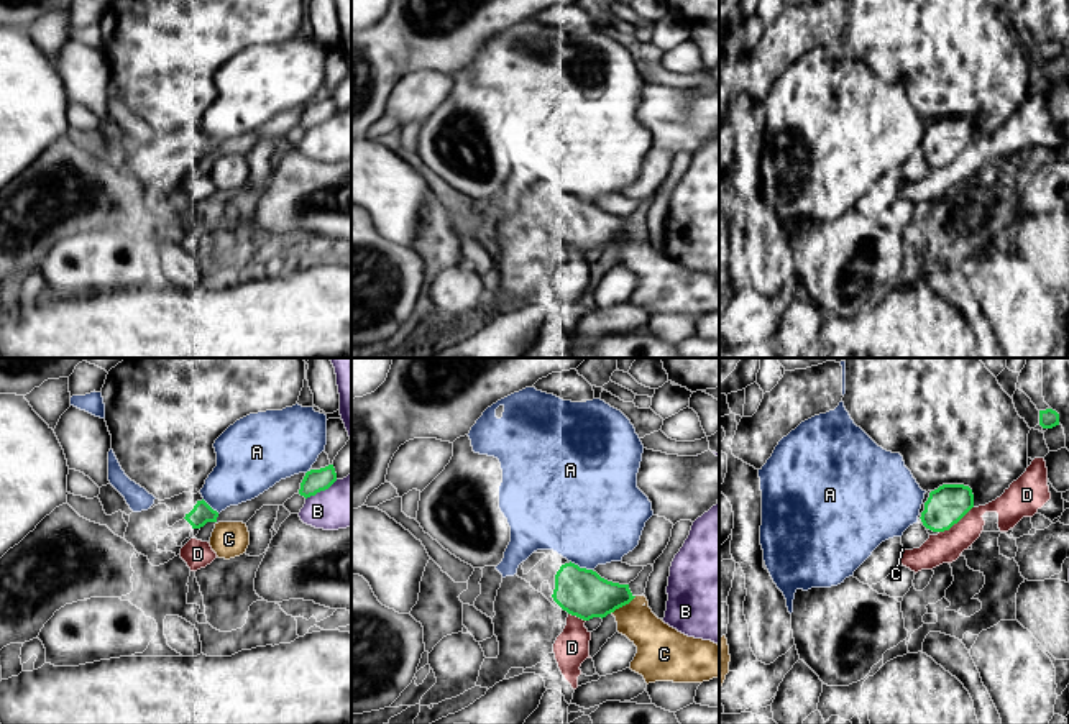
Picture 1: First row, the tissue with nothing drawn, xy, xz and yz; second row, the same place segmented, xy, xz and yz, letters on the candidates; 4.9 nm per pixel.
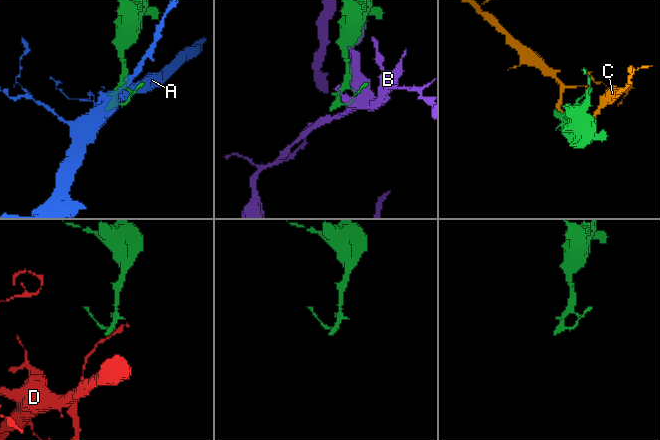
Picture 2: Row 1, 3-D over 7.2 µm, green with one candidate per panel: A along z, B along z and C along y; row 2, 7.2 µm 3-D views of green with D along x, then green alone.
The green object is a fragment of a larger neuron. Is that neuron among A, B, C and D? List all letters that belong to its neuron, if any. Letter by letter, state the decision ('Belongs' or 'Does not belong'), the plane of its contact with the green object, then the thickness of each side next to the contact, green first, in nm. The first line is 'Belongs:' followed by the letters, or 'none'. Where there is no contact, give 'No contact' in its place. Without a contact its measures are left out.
Belongs: none
A: Does not belong. Touches green in xz. Thickness 240 nm (green) against 460 nm
B: Does not belong. Touches green in xy. Thickness 120 nm (green) against 240 nm
C: Does not belong. Touches green in xz. Thickness 240 nm (green) against 200 nm
D: Does not belong. Touches green in yz. Thickness 190 nm (green) against 160 nm

